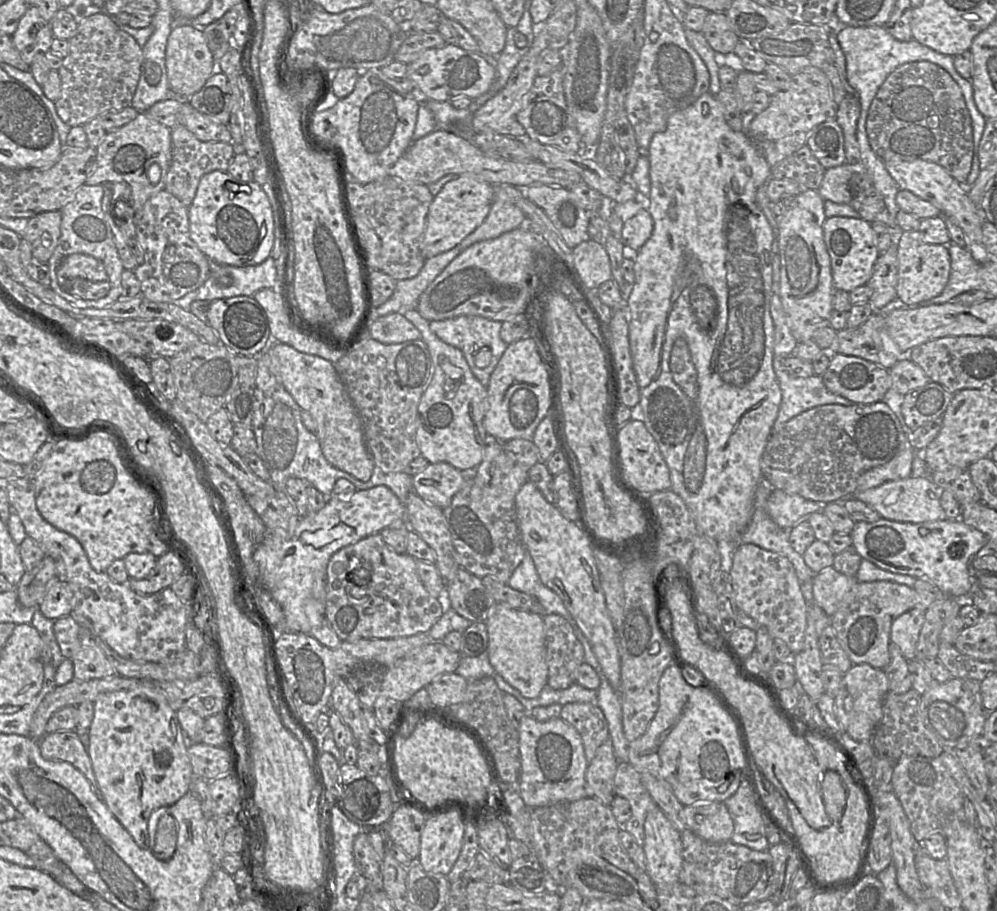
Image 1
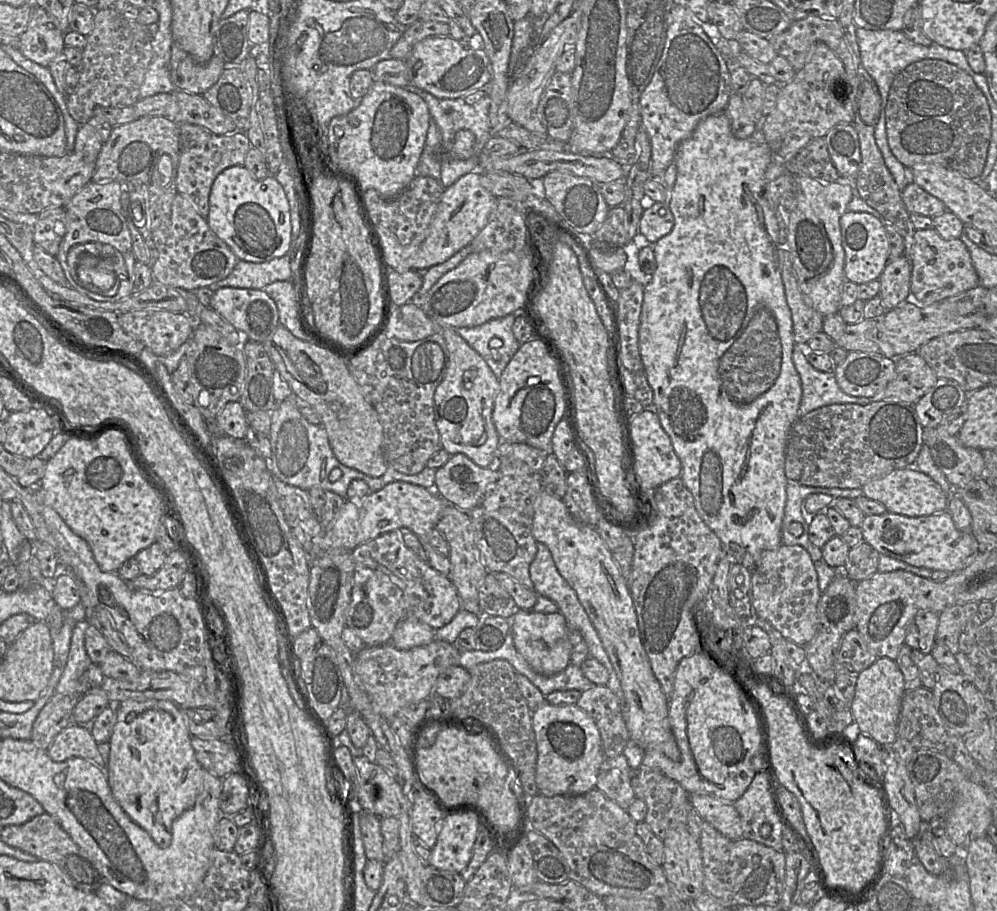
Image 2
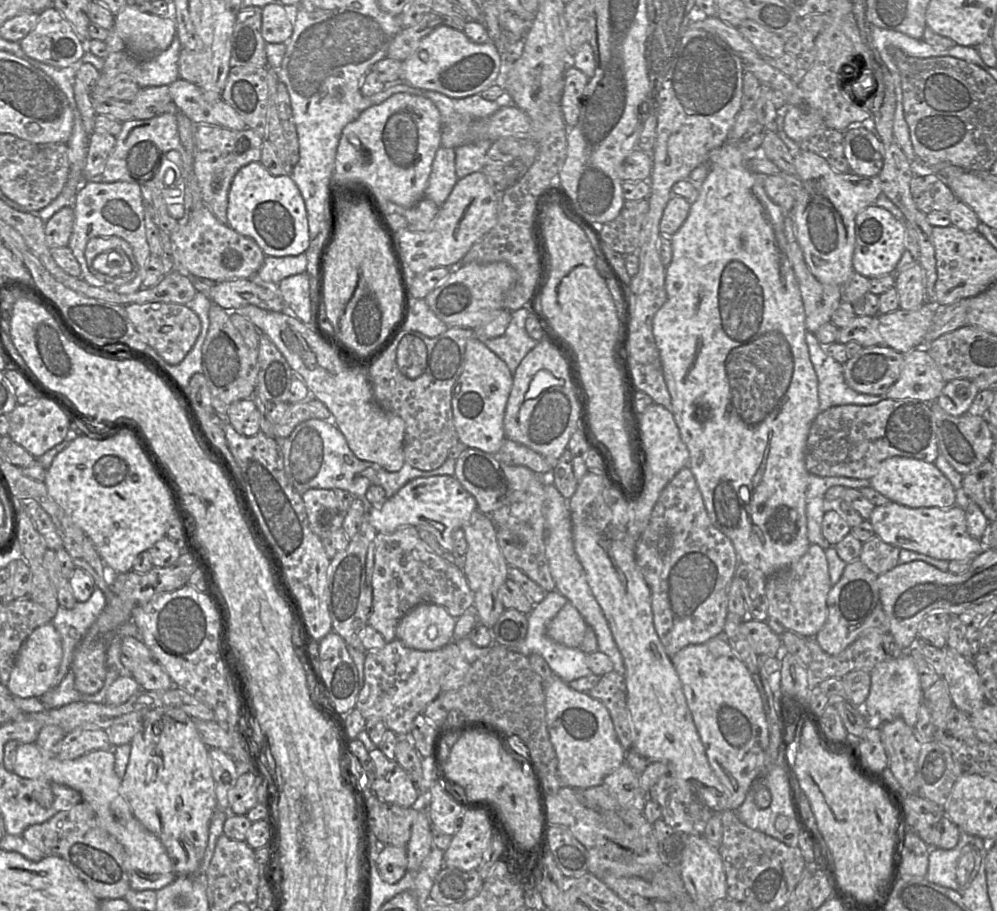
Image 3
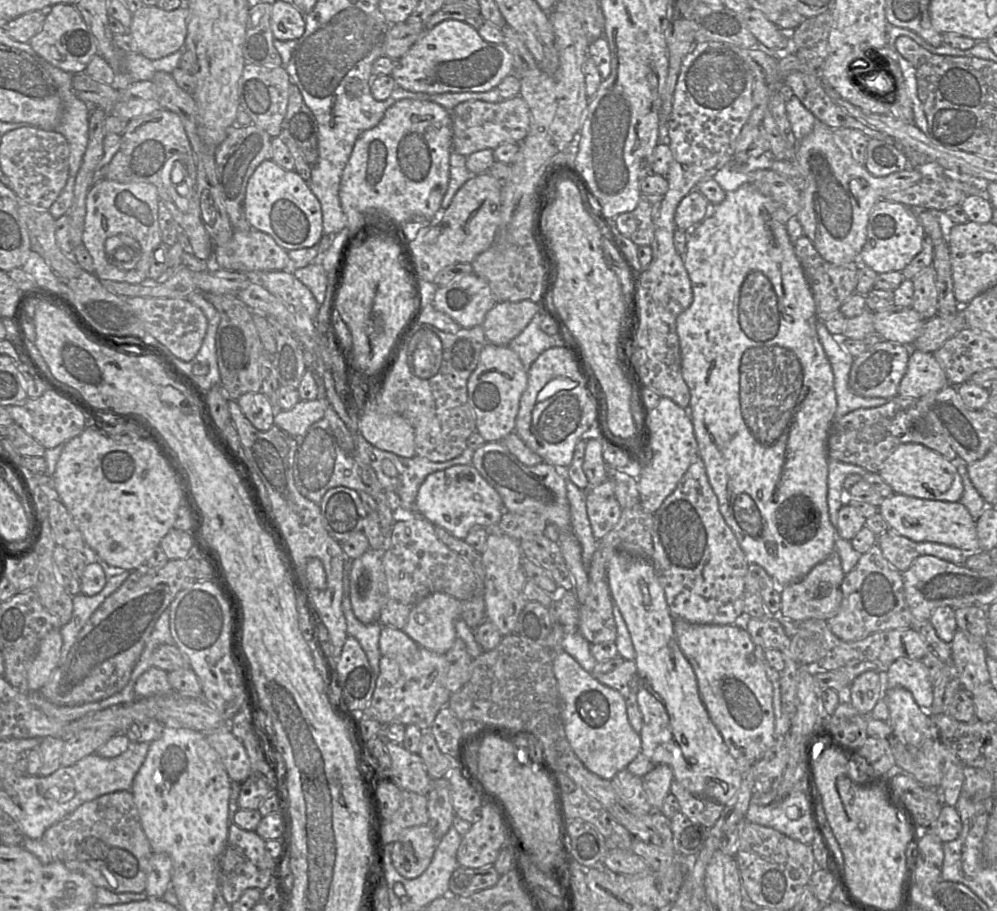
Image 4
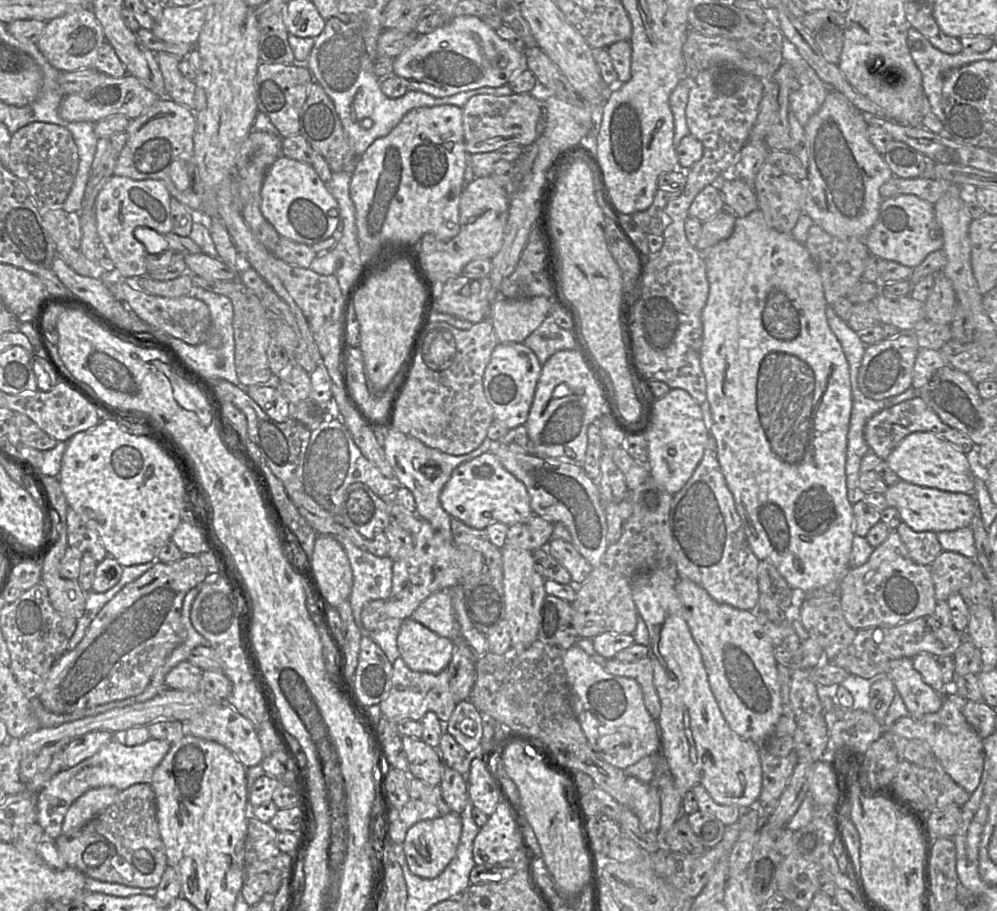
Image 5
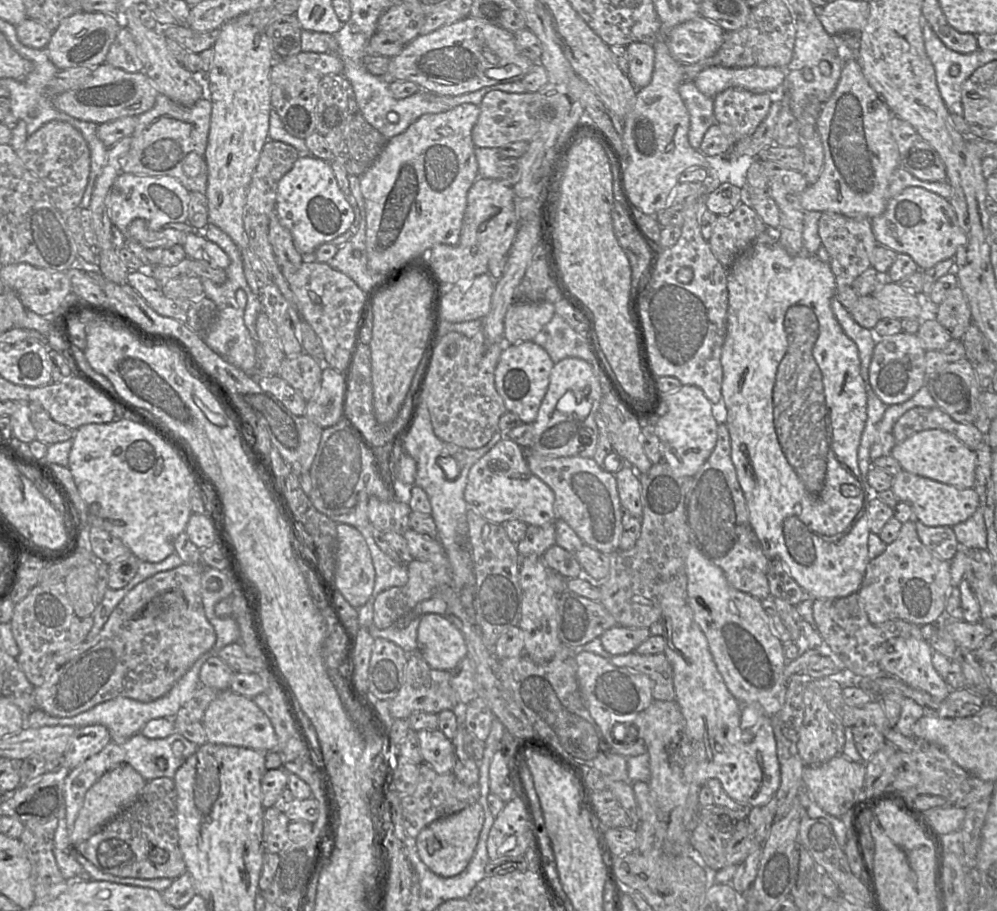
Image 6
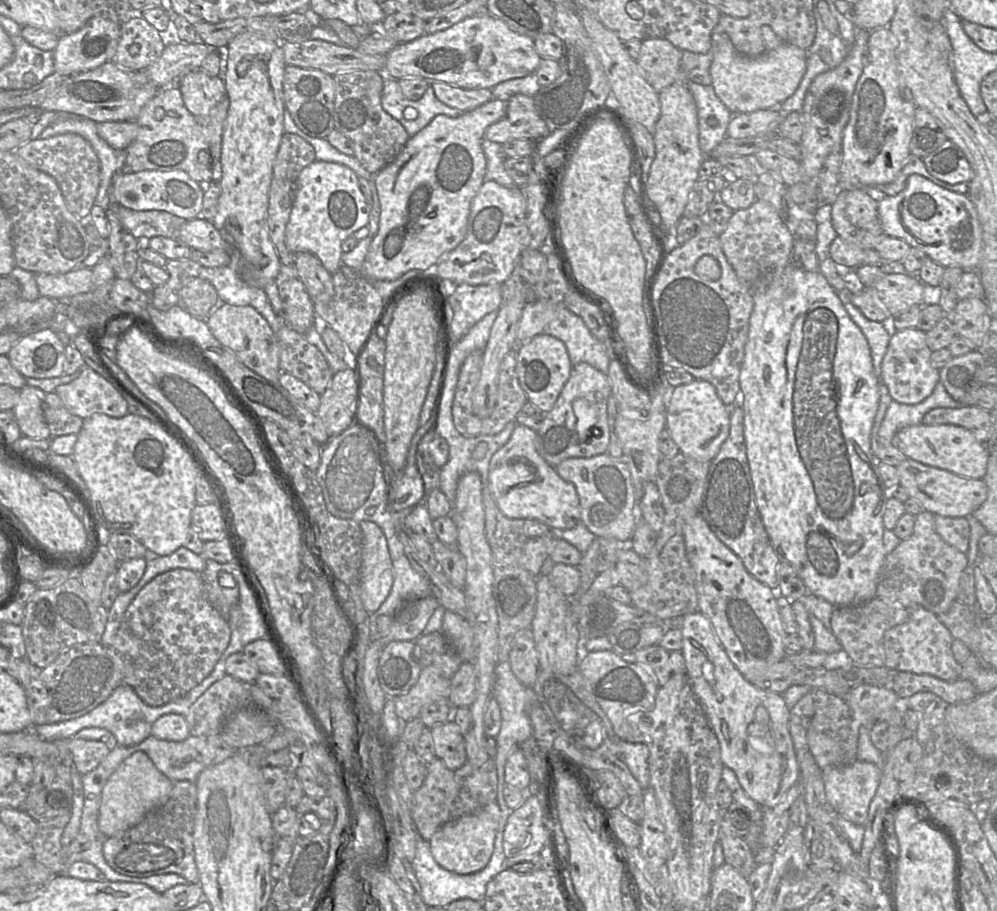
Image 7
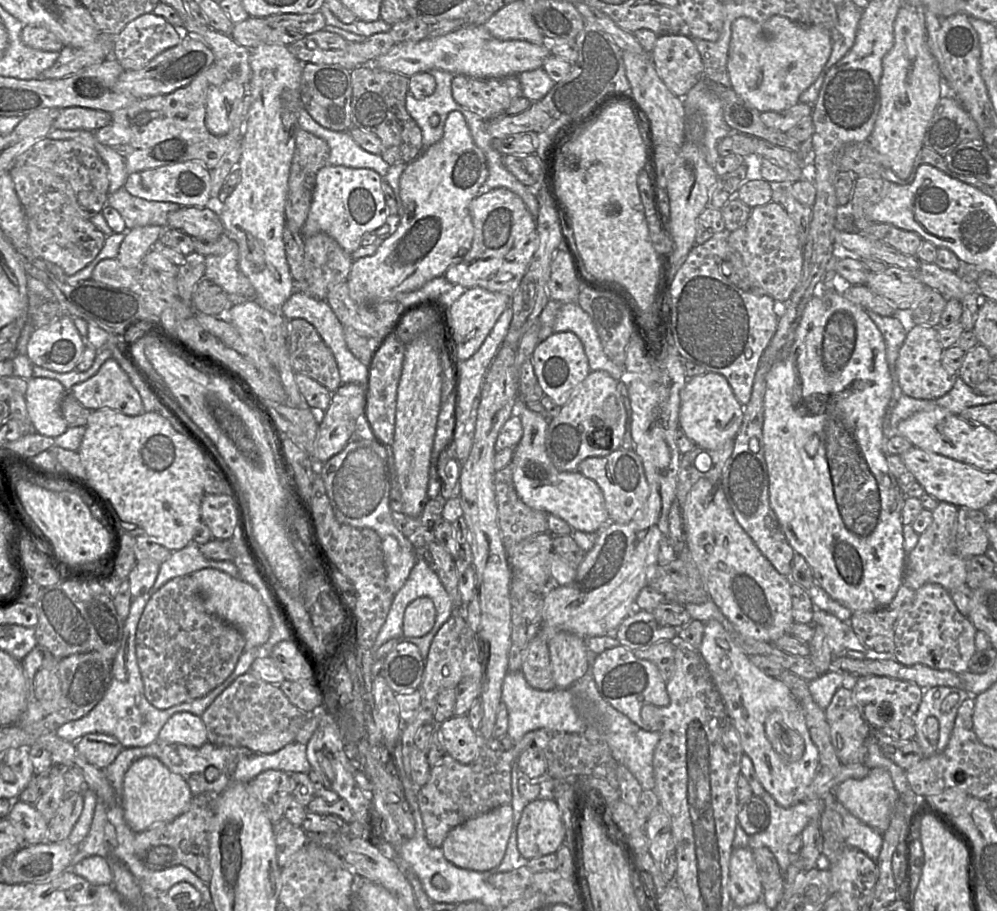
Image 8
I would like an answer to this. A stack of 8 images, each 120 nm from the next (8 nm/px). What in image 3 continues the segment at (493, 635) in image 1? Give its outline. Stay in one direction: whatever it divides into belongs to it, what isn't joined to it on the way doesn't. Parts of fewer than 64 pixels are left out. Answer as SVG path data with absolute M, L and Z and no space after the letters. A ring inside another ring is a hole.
M569 602L548 623L546 634L557 643L580 648L587 624L580 612Z

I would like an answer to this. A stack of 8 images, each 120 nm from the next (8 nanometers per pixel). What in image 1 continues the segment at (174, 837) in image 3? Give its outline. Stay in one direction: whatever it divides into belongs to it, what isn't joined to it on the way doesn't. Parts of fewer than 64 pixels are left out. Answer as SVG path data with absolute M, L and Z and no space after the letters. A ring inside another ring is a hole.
M143 681L132 690L100 694L93 702L94 715L89 727L87 747L101 798L135 842L143 848L146 848L149 841L147 825L152 812L176 803L190 790L194 777L188 742L176 711L152 682Z

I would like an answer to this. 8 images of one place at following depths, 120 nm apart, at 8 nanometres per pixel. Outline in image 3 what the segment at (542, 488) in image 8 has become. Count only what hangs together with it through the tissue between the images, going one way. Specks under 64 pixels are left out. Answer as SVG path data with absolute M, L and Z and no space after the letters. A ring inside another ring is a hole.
M453 475L421 477L407 482L381 505L368 507L367 521L377 533L388 533L403 526L416 526L432 533L439 545L453 551L453 532L461 529L477 511L475 498Z

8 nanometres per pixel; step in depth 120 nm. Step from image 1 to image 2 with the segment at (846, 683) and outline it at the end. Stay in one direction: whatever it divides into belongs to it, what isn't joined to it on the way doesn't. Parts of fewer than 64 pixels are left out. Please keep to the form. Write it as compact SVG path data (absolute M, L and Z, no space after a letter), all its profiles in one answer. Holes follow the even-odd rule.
M881 657L858 673L855 695L849 702L853 721L863 733L880 746L891 746L897 740L901 703L905 694L904 678L895 660Z

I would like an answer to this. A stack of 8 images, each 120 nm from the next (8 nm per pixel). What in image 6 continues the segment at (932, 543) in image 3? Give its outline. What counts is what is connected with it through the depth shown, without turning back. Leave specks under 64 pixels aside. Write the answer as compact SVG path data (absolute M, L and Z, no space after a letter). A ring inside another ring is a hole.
M905 470L893 477L891 490L899 502L911 506L915 520L929 527L953 527L965 522L979 508L979 496L974 488L959 489Z

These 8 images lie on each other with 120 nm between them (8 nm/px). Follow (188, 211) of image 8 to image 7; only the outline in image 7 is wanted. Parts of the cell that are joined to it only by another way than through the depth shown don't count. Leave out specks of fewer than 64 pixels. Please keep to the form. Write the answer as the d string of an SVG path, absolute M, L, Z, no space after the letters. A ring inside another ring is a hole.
M198 217L187 220L186 224L179 231L178 239L192 250L209 252L215 249L222 249L231 255L231 245L222 239L220 231L212 221Z

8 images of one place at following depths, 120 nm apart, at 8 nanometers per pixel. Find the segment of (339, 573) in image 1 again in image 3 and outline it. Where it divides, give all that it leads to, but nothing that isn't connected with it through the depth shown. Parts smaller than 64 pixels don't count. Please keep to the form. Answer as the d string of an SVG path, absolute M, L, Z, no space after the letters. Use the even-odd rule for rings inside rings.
M403 526L392 532L378 533L371 544L373 598L367 625L377 630L386 642L396 638L400 618L420 603L440 605L455 618L473 605L474 596L463 569L434 553L421 539L418 527Z

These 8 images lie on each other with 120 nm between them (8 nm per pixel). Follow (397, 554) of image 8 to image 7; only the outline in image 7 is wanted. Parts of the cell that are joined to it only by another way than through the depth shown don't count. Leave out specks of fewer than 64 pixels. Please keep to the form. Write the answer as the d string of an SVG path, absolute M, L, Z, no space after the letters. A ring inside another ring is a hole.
M370 521L358 523L363 533L360 598L368 613L377 611L391 592L394 572L387 539Z

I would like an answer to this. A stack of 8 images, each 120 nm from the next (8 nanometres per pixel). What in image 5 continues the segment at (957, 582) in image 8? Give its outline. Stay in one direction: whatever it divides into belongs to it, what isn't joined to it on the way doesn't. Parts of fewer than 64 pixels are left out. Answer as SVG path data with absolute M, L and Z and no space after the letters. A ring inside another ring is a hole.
M892 530L861 566L849 569L840 585L841 608L853 629L892 627L935 612L937 600L929 565L913 562L899 534Z

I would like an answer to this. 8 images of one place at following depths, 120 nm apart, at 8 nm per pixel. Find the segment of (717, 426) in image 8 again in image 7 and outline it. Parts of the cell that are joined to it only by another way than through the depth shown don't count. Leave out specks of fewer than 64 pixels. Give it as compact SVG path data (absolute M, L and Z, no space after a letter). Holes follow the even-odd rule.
M694 379L672 389L665 429L680 453L697 461L711 462L729 434L730 415L715 387L705 380Z

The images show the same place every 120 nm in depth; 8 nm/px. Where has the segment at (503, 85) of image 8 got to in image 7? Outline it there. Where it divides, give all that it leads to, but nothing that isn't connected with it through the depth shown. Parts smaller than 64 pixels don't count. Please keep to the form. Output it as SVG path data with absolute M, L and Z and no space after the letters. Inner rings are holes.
M432 82L436 98L445 105L470 112L493 100L491 89L463 89L445 82Z

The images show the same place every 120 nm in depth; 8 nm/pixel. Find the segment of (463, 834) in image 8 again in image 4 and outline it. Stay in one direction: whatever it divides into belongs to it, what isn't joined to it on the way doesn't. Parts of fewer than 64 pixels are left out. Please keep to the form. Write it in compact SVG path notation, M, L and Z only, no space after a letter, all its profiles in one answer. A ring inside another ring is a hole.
M428 824L404 830L392 843L394 868L406 879L419 877L429 866L438 843L439 840Z

